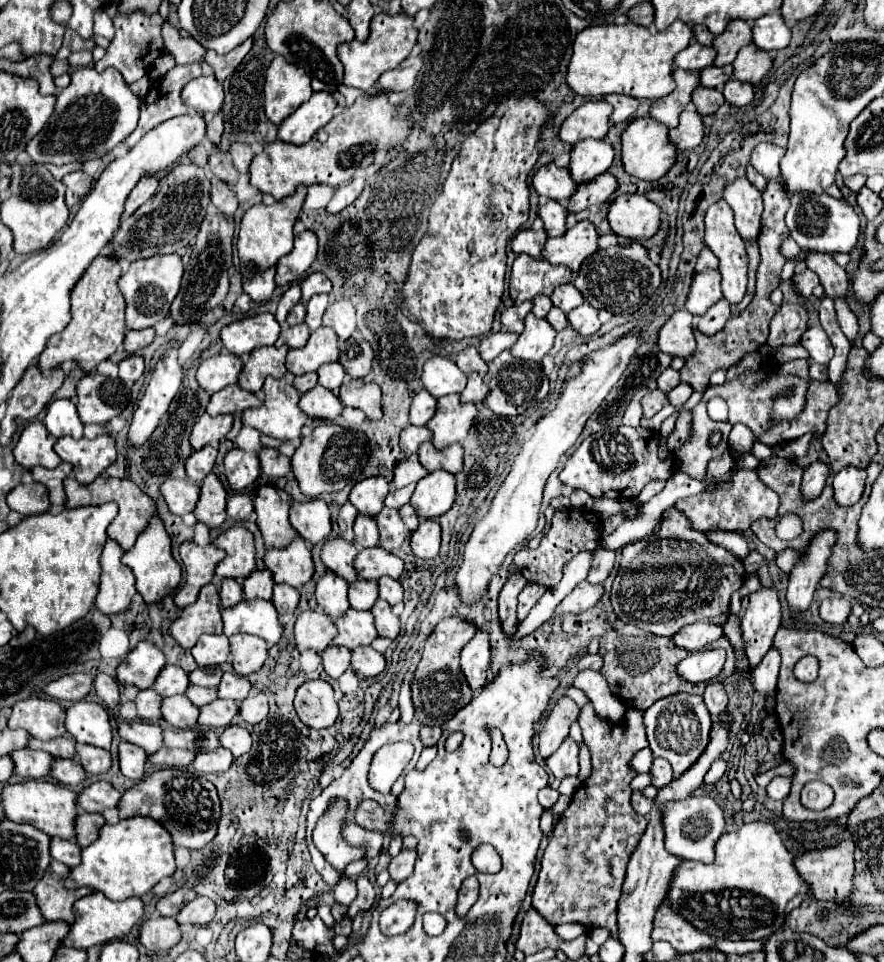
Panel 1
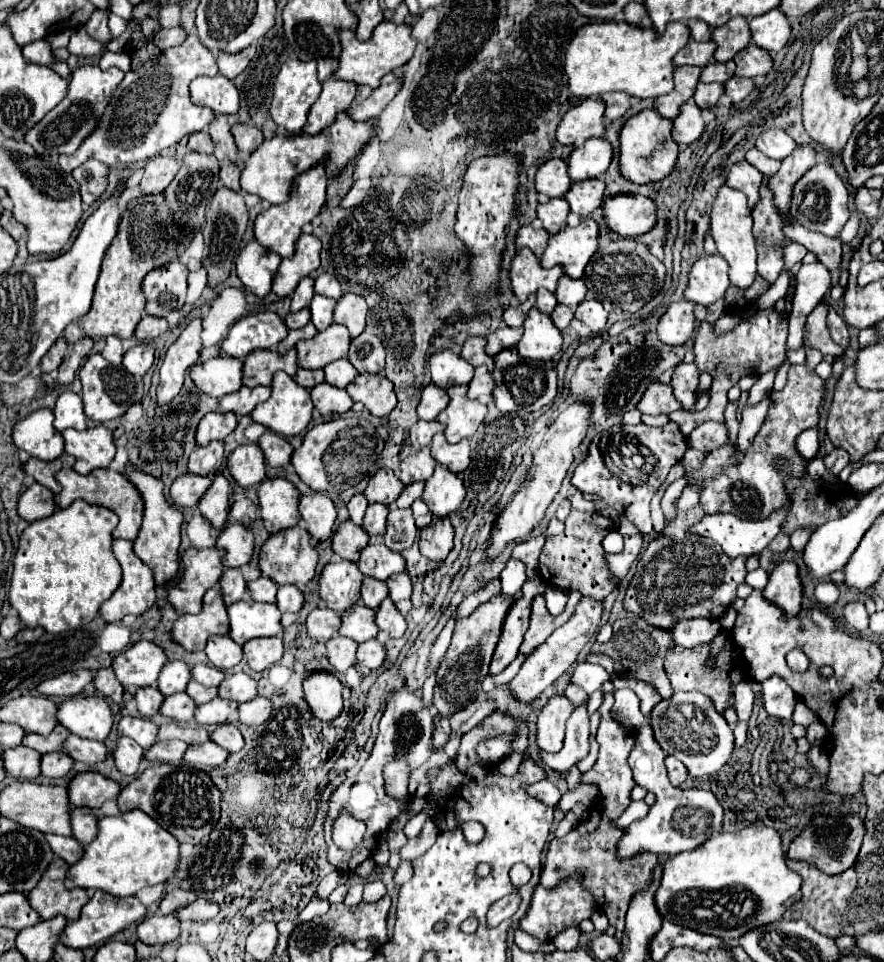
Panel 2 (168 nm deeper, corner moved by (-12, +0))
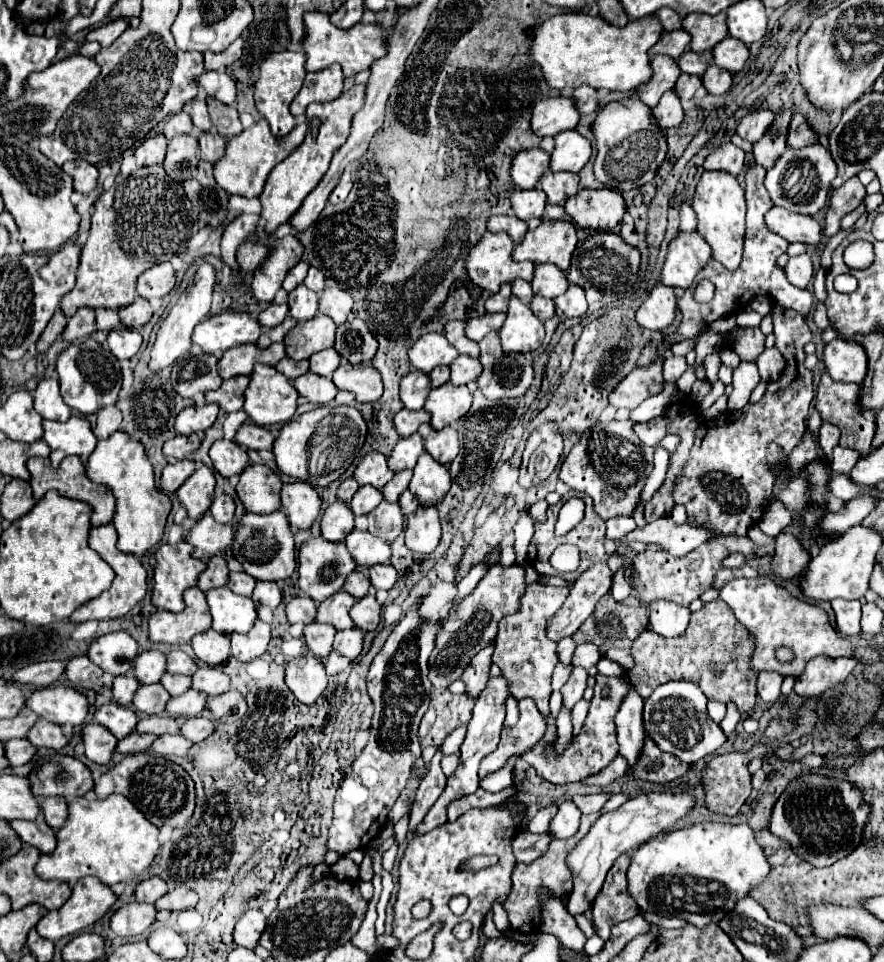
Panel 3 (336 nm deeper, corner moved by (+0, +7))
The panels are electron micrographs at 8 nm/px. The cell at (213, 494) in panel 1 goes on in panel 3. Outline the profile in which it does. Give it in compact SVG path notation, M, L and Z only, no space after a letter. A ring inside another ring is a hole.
M200 466L198 470L194 470L194 476L190 476L190 480L182 484L182 488L178 488L176 496L182 502L182 506L188 510L188 518L198 520L210 508L214 498L214 484L216 478L212 470Z

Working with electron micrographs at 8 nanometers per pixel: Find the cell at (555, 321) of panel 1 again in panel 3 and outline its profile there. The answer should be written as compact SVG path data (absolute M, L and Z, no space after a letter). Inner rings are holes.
M534 296L534 298L532 298L530 308L532 308L534 316L538 316L540 320L548 320L548 318L552 318L554 312L556 312L554 302L548 300L548 298L540 298L540 296Z

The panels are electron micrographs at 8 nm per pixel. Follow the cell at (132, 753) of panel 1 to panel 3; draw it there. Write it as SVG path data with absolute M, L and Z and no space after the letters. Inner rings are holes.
M86 722L82 726L82 742L86 758L96 764L108 764L112 752L116 750L116 738L110 734L110 730L96 722Z

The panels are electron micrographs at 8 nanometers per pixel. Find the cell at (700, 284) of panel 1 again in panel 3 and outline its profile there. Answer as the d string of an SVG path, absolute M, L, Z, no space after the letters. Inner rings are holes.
M678 232L668 244L668 254L660 272L660 282L666 286L688 288L696 274L710 260L712 250L698 232Z

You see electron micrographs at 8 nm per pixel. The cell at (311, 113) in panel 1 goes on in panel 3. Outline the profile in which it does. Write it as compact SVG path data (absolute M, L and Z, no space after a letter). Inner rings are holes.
M332 64L320 72L308 72L302 90L296 100L290 104L290 112L296 118L304 116L304 110L310 102L330 102L342 94L342 70L340 64Z

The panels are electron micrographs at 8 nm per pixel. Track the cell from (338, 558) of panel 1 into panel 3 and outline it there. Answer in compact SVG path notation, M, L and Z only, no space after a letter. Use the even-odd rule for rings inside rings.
M334 502L326 508L320 520L322 526L322 536L326 540L342 542L348 532L354 528L354 514L346 502Z

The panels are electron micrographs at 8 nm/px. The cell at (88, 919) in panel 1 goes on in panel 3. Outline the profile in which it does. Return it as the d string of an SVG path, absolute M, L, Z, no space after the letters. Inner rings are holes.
M94 876L90 878L82 878L74 884L72 888L72 896L66 900L66 904L58 910L50 910L46 912L38 924L36 924L36 932L46 938L46 940L58 940L58 938L64 938L64 936L70 936L70 934L76 934L78 930L86 928L86 926L92 926L96 920L100 920L108 908L116 902L116 896L112 894L110 886L102 884L100 880L94 880Z

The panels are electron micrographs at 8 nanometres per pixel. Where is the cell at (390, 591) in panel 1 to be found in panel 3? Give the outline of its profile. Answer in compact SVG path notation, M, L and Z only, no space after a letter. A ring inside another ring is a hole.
M378 564L370 568L370 582L374 588L390 590L396 584L396 570L390 564Z

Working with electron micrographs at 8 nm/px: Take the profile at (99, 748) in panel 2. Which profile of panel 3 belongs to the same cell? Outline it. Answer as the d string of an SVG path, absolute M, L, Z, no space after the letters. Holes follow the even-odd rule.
M38 720L34 728L30 728L26 736L34 746L46 746L52 750L60 750L68 744L68 738L64 736L62 728L58 724L50 724L48 720Z

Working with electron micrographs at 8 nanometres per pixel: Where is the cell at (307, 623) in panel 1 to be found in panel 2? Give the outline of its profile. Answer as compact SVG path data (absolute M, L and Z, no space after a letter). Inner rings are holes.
M314 609L308 619L306 619L306 629L308 635L320 643L324 643L326 639L332 639L338 633L338 627L342 625L340 621L340 613L332 611L332 609Z

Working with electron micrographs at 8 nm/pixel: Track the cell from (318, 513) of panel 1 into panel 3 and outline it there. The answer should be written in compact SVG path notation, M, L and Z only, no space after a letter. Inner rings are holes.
M290 482L282 486L282 510L288 516L290 528L306 530L320 514L320 496L306 482Z

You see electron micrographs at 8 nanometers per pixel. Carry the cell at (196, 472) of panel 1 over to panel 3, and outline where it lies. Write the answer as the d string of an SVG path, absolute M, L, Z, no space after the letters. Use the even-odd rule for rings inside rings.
M190 434L190 436L174 436L164 444L164 456L166 458L174 458L174 460L182 460L182 458L190 458L192 452L200 446L202 438L198 434Z

